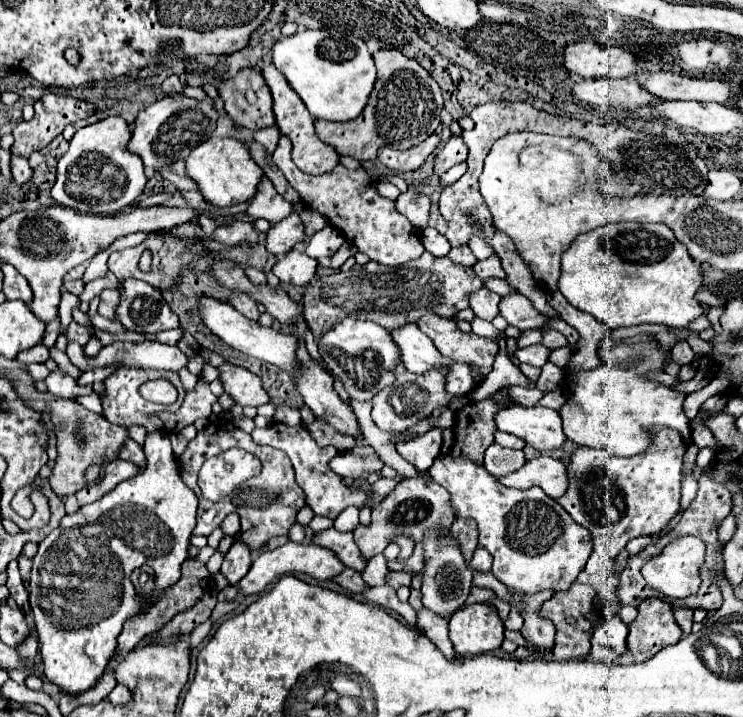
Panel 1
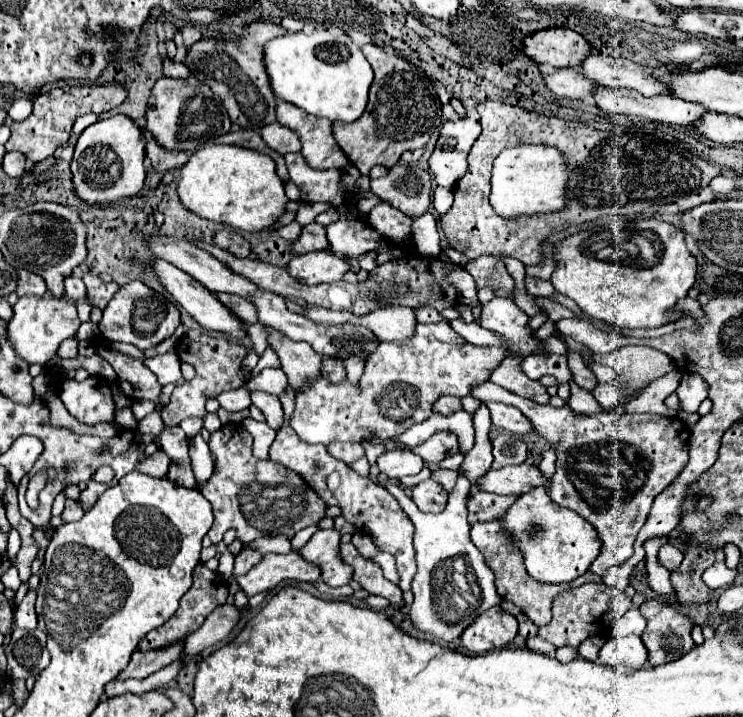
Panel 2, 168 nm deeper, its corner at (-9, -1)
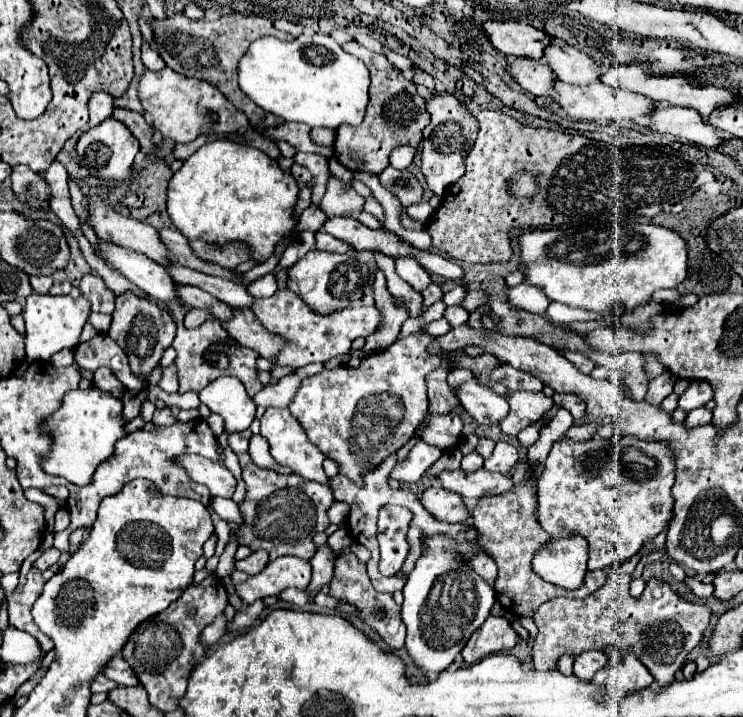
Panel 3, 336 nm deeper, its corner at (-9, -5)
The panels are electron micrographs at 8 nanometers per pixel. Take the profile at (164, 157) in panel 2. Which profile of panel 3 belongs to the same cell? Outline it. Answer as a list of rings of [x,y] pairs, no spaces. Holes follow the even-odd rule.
[[[113,107],[113,113],[111,113],[113,119],[125,123],[129,127],[129,131],[137,137],[139,145],[141,145],[141,151],[145,151],[149,157],[151,153],[155,151],[155,145],[151,143],[151,137],[153,137],[153,129],[145,123],[143,115],[141,113],[135,113],[135,111],[129,111],[129,109],[119,109],[119,107]]]

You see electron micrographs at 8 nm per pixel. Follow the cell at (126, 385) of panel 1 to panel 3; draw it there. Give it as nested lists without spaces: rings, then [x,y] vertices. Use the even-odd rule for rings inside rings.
[[[97,335],[87,343],[79,343],[75,347],[75,365],[79,369],[95,373],[95,367],[109,367],[113,375],[125,385],[125,389],[141,389],[143,381],[131,377],[131,369],[127,363],[127,355],[109,335]]]

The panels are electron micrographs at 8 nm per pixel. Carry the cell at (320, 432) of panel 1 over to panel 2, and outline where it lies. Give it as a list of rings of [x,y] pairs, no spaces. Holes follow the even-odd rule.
[[[419,323],[411,343],[405,343],[405,345],[381,343],[377,351],[369,355],[359,387],[353,387],[349,381],[333,385],[325,377],[319,377],[319,381],[313,385],[303,385],[303,393],[297,395],[295,399],[297,401],[295,413],[289,425],[307,443],[329,445],[335,441],[361,441],[361,439],[369,439],[373,433],[379,435],[383,441],[387,441],[407,431],[411,425],[429,419],[433,413],[433,403],[441,395],[453,395],[459,399],[469,395],[471,385],[489,379],[491,367],[495,367],[503,359],[503,355],[505,355],[503,347],[477,347],[465,341],[449,325],[443,325],[443,323],[421,325]]]

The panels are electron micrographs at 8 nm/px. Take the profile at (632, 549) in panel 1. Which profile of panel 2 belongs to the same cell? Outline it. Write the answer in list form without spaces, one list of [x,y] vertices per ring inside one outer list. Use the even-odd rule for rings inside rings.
[[[667,543],[667,545],[663,545],[663,547],[659,549],[657,559],[659,559],[659,563],[661,563],[663,567],[667,567],[667,569],[671,571],[671,569],[677,569],[677,567],[679,567],[679,563],[681,563],[681,559],[683,559],[683,551]]]

